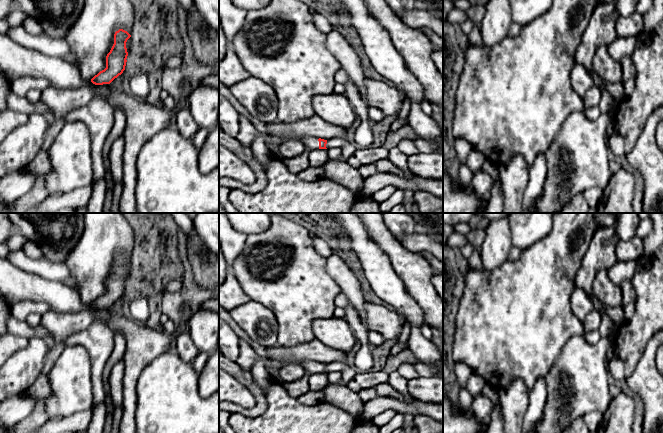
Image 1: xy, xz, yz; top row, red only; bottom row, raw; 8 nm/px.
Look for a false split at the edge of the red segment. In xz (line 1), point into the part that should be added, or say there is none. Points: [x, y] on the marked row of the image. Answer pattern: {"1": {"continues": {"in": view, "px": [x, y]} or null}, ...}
{"1": {"continues": {"in": "xz", "px": [308, 141]}}}

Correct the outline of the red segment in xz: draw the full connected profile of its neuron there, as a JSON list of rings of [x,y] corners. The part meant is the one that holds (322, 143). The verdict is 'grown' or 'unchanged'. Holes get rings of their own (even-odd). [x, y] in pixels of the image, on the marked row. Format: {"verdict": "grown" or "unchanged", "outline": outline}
{"verdict": "grown", "outline": [[[269,134],[269,136],[270,136],[270,143],[277,144],[278,146],[282,145],[284,142],[288,140],[298,140],[301,143],[303,143],[305,147],[308,147],[311,150],[327,149],[326,148],[327,140],[321,138],[318,139],[311,136],[304,136],[300,138],[285,138],[277,134]]]}

